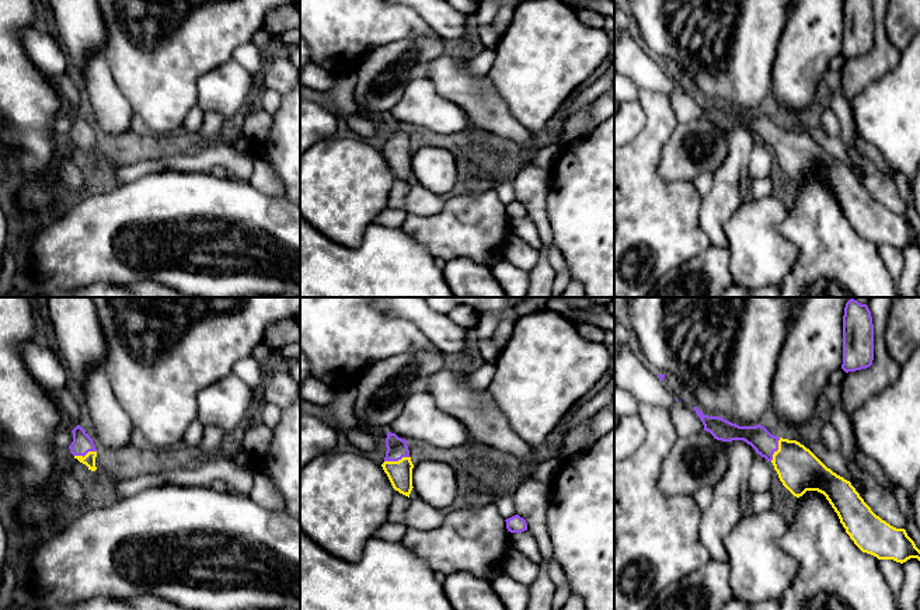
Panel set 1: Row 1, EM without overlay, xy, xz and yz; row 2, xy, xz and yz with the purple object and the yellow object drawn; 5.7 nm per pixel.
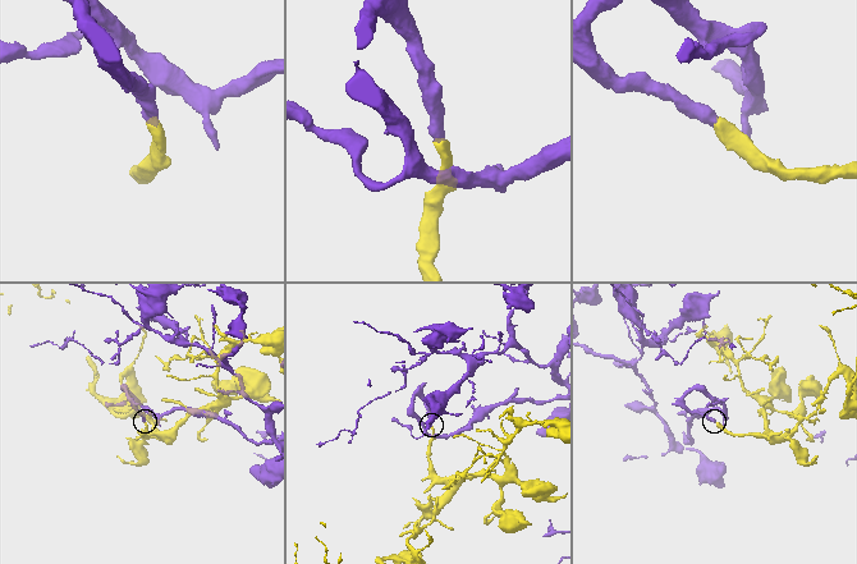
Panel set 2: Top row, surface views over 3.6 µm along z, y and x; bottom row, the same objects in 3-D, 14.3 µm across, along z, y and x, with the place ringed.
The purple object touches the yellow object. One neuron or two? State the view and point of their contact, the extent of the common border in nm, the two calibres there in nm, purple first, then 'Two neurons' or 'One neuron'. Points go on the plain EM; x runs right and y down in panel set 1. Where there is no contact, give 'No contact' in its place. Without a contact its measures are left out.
Touches purple at xz (396, 146). Shared border 150 nm. Thickness 120 nm (purple) against 140 nm. One neuron

